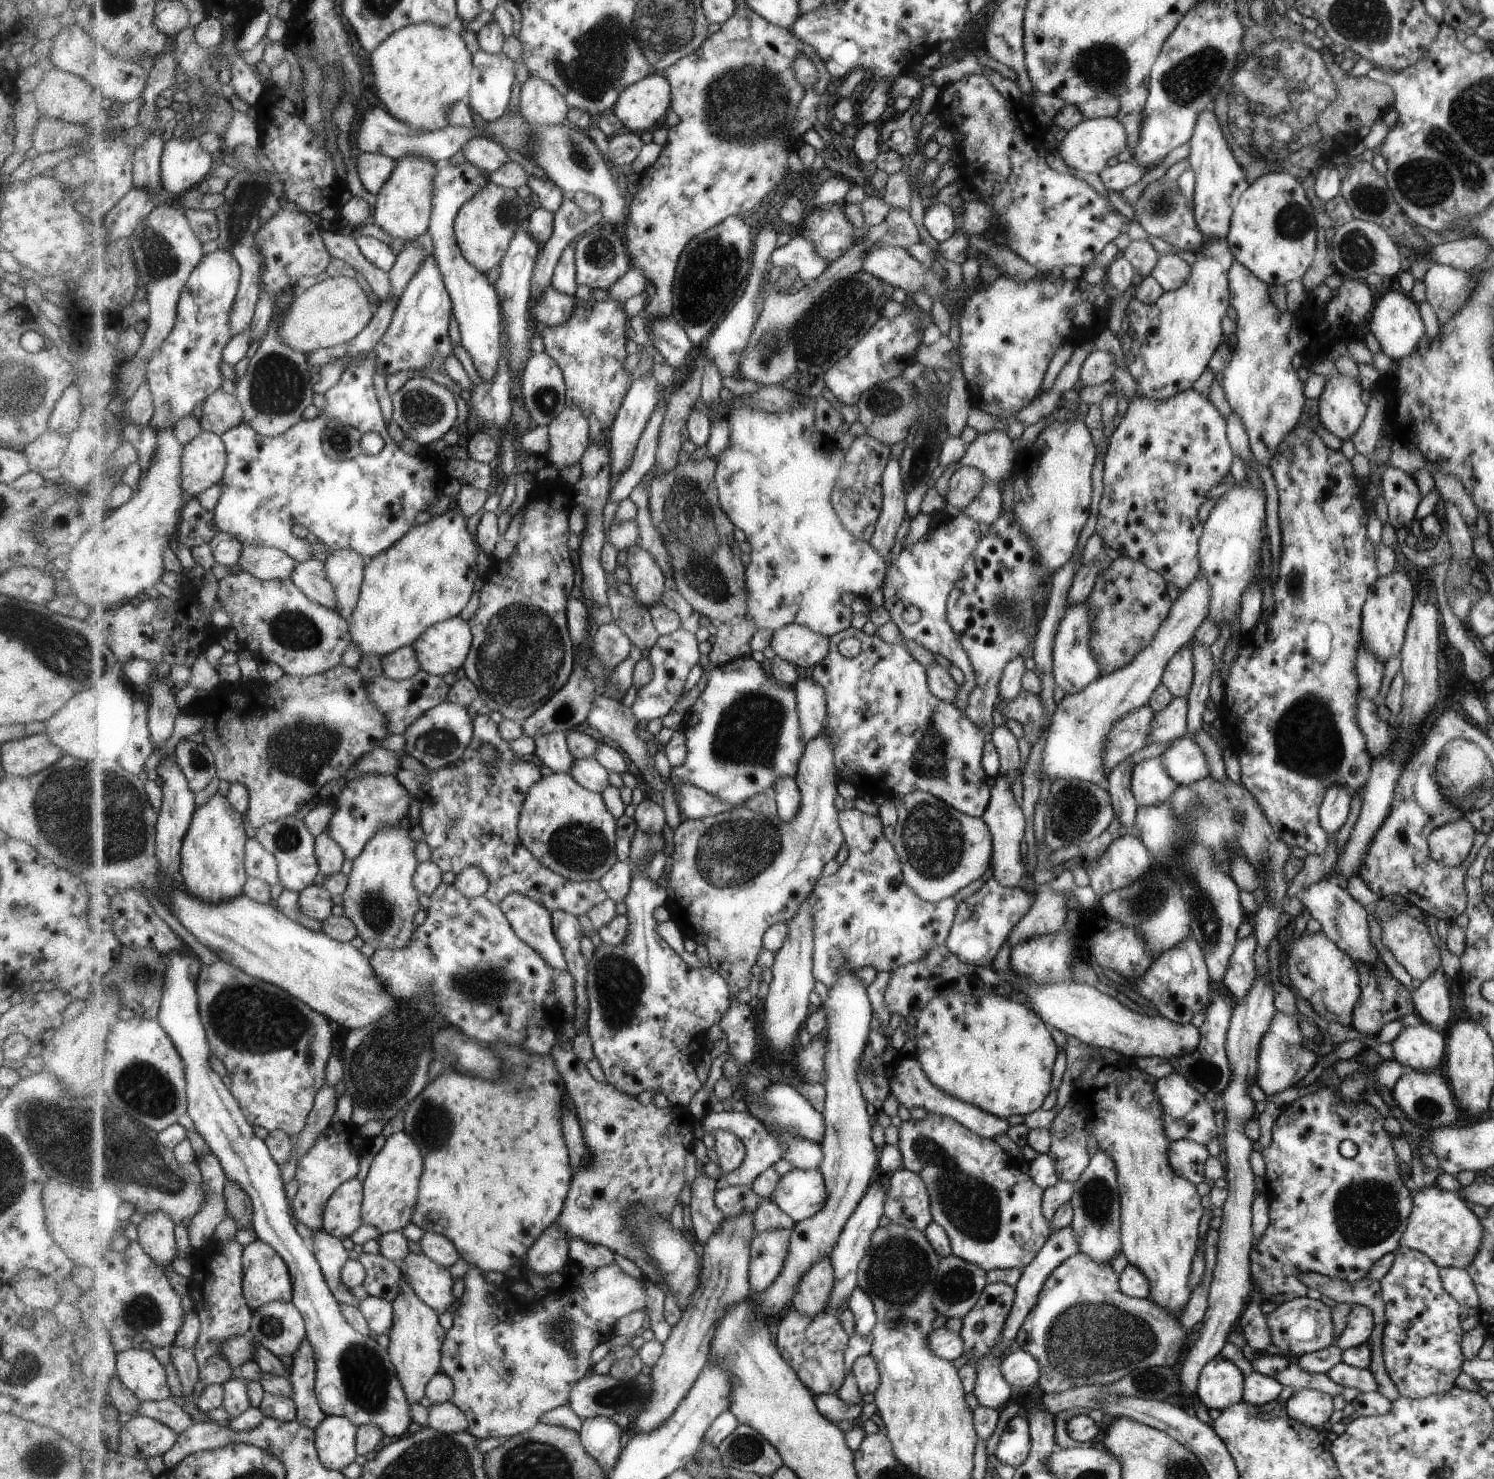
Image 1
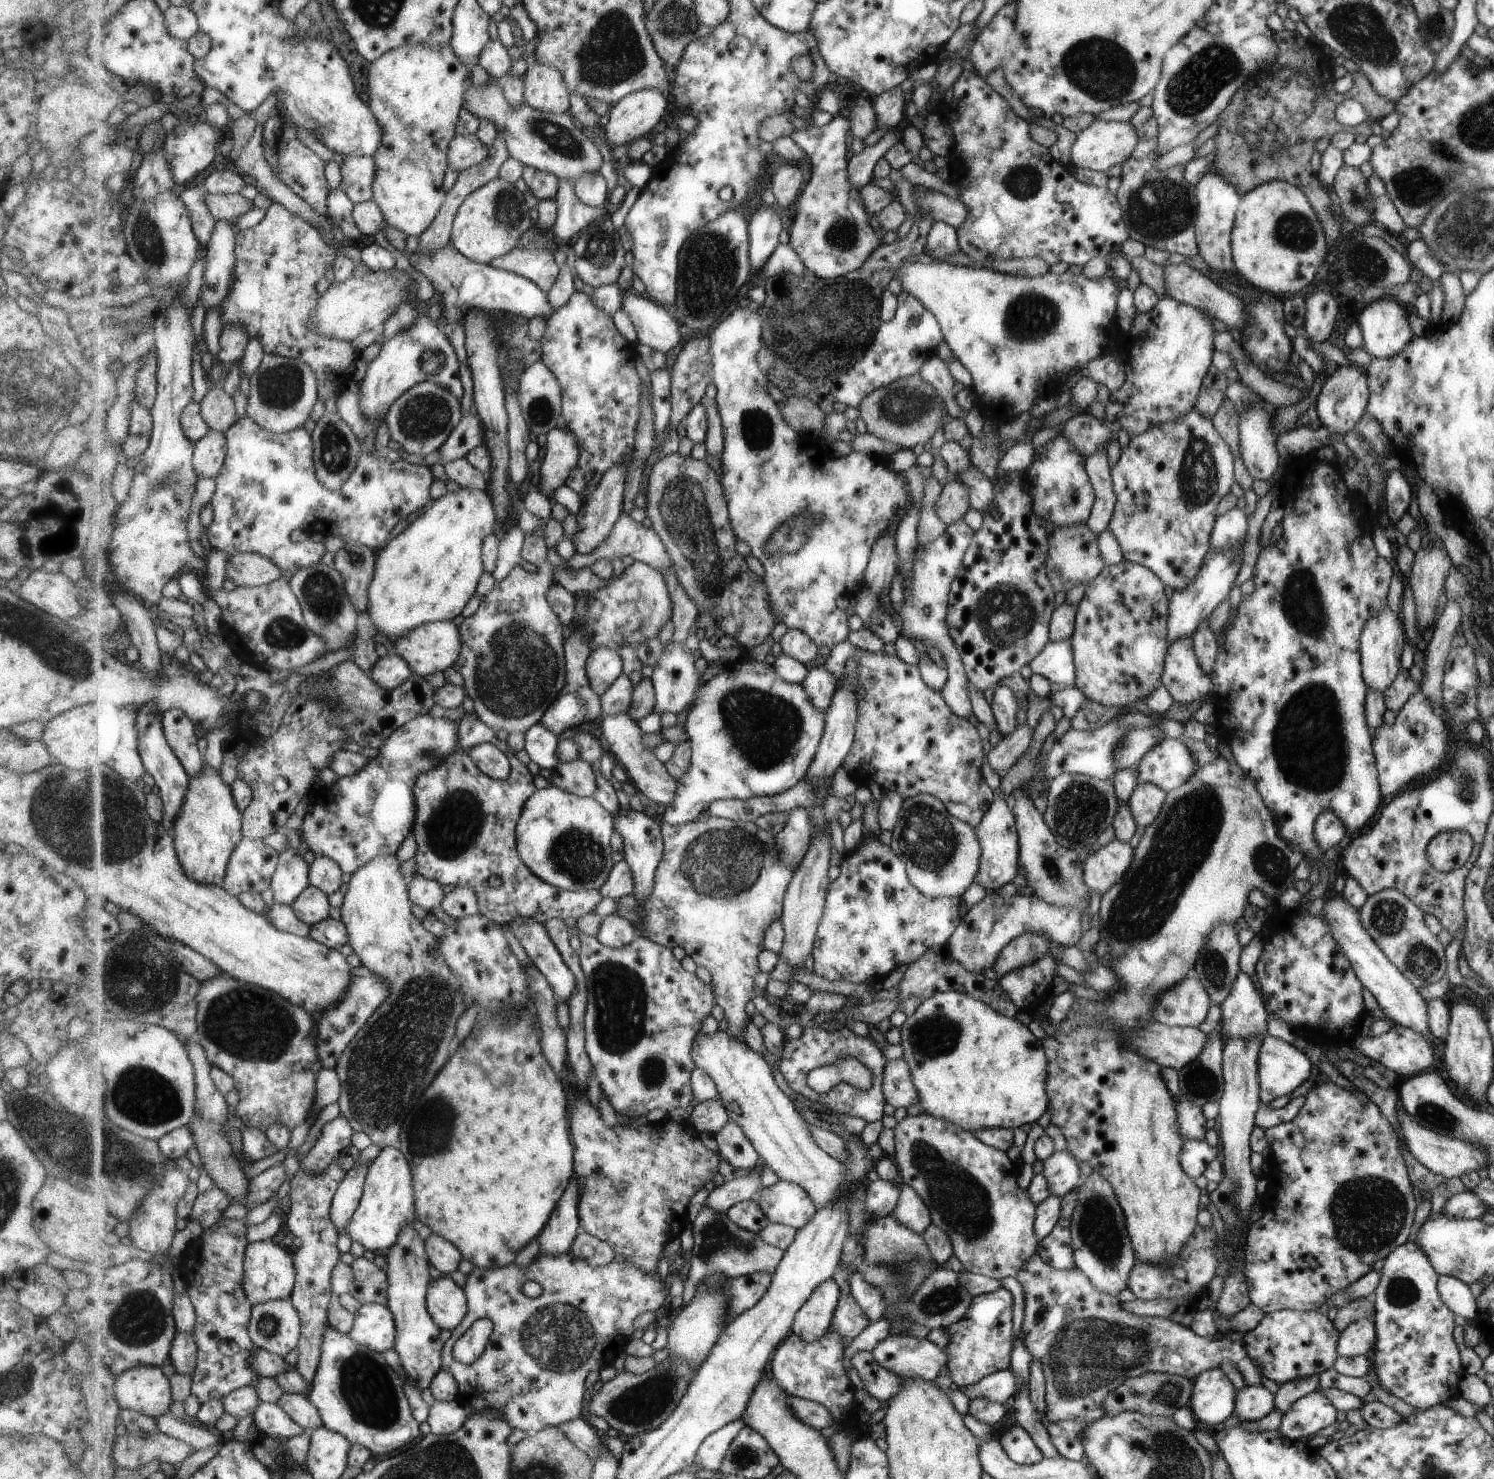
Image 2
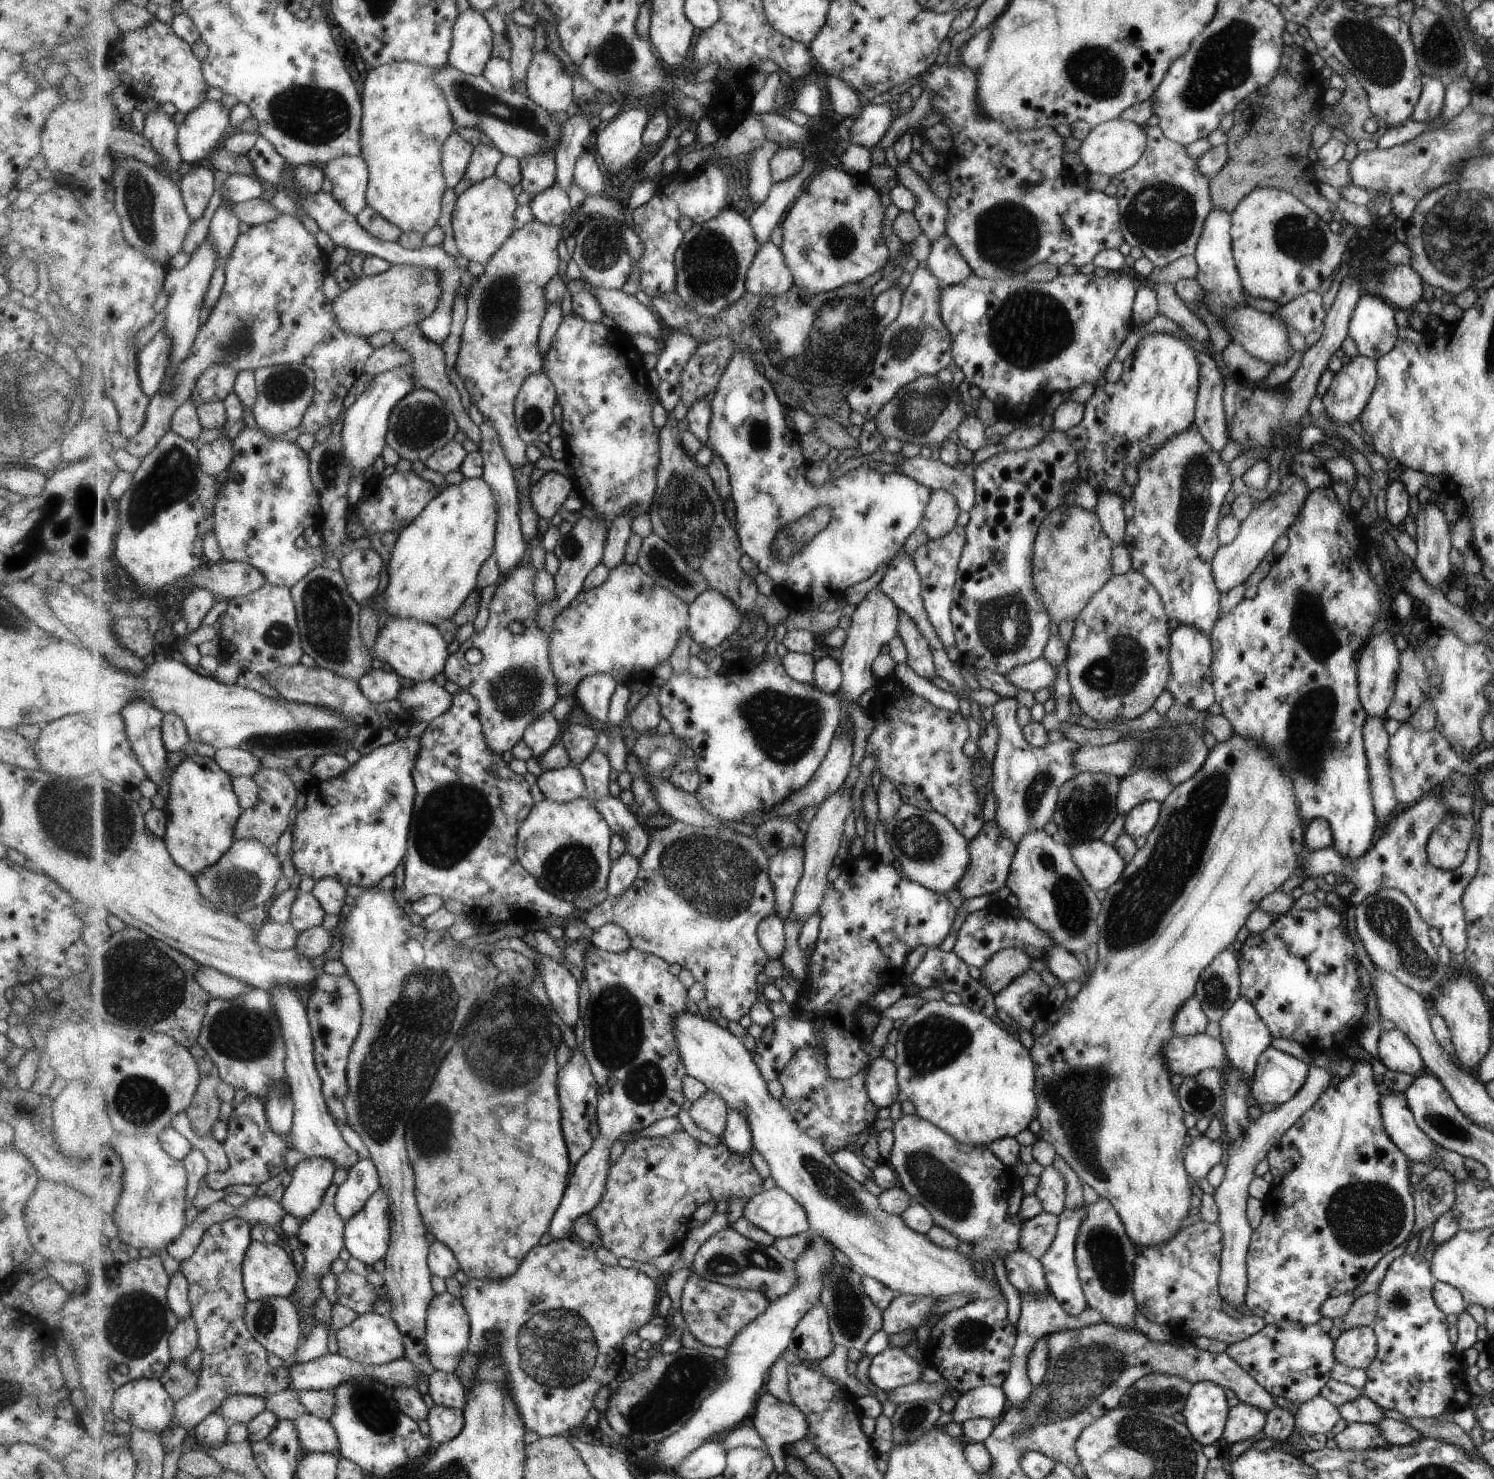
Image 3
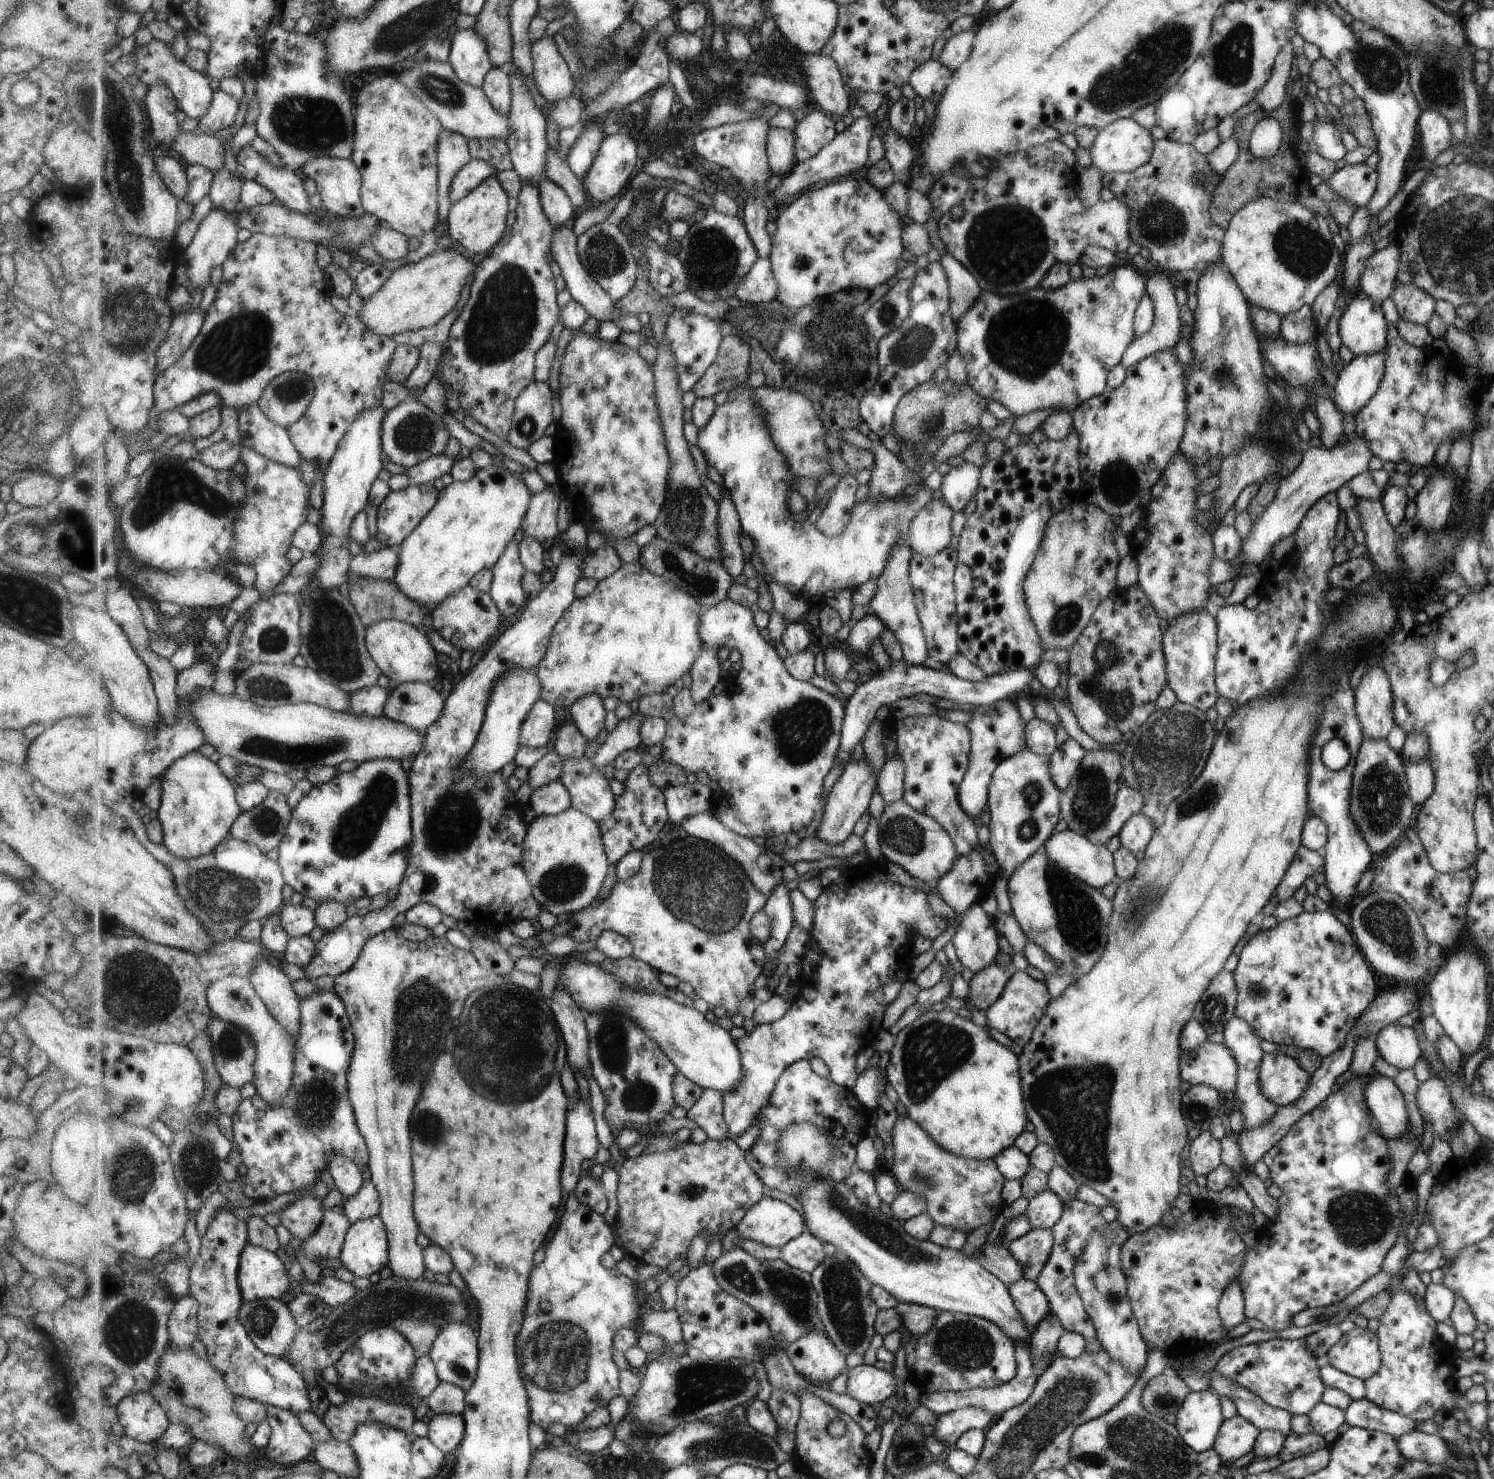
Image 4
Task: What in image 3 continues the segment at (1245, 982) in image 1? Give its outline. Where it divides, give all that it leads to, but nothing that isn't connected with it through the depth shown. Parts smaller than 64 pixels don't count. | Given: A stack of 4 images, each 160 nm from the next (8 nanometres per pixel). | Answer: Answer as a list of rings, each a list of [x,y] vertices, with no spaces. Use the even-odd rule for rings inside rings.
[[[1238,996],[1232,1002],[1232,1005],[1223,1014],[1218,1023],[1220,1026],[1218,1039],[1224,1045],[1224,1050],[1227,1052],[1228,1061],[1231,1062],[1232,1068],[1240,1071],[1245,1079],[1251,1080],[1259,1053],[1263,1052],[1263,1049],[1271,1044],[1272,1036],[1269,1029],[1256,1015],[1253,1004],[1241,996]]]

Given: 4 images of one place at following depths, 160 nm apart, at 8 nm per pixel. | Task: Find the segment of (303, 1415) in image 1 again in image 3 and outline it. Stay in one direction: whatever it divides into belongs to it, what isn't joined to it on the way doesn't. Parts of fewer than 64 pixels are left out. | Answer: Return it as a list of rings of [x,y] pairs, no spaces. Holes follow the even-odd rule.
[[[331,1185],[323,1197],[321,1206],[306,1221],[299,1224],[297,1239],[299,1240],[299,1249],[304,1256],[304,1268],[301,1273],[301,1282],[298,1284],[296,1295],[300,1298],[301,1312],[305,1326],[305,1333],[315,1326],[316,1318],[312,1313],[312,1306],[316,1305],[316,1300],[320,1300],[323,1290],[320,1287],[320,1278],[331,1270],[331,1264],[341,1256],[343,1248],[346,1248],[344,1234],[346,1231],[346,1222],[336,1209],[336,1194],[339,1187]]]

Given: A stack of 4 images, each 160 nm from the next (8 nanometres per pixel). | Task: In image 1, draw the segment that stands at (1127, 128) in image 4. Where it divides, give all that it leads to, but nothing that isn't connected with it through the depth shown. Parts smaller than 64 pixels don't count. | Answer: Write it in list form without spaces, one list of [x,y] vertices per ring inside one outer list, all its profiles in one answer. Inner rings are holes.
[[[1099,117],[1092,119],[1083,119],[1079,124],[1070,128],[1061,145],[1056,150],[1059,151],[1061,159],[1071,168],[1081,170],[1081,172],[1091,172],[1098,174],[1107,164],[1113,162],[1113,159],[1127,145],[1127,134],[1123,123],[1115,117]]]

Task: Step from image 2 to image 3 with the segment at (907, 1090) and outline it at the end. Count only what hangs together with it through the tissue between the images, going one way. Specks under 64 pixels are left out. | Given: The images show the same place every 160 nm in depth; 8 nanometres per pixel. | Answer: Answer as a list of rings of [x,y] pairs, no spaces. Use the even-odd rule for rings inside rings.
[[[884,1057],[873,1059],[866,1085],[869,1096],[880,1109],[888,1109],[895,1100],[901,1100],[895,1061]]]

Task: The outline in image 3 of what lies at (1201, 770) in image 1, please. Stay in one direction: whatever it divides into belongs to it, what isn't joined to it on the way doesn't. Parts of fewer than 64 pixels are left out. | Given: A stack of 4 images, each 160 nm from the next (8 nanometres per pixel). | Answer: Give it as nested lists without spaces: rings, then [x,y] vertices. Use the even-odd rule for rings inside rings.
[[[1137,769],[1131,775],[1123,776],[1118,782],[1116,810],[1123,818],[1136,805],[1154,800],[1163,802],[1172,792],[1172,783],[1164,773],[1148,769]]]

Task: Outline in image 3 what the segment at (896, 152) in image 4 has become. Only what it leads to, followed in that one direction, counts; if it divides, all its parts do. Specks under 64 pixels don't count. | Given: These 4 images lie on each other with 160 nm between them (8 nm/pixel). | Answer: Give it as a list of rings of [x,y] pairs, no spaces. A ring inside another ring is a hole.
[[[907,159],[897,162],[896,171],[898,182],[916,198],[916,206],[912,215],[918,222],[920,232],[924,233],[928,241],[932,243],[945,232],[945,217],[948,206],[941,204],[935,198],[923,178],[909,167]]]

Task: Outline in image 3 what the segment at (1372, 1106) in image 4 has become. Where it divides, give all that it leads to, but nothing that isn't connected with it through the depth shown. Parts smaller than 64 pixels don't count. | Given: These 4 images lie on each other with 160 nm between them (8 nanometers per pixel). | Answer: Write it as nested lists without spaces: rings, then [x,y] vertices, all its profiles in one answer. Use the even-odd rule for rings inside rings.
[[[1390,1091],[1380,1096],[1379,1110],[1388,1137],[1404,1151],[1414,1163],[1435,1161],[1440,1164],[1435,1153],[1439,1147],[1416,1125],[1403,1093]]]

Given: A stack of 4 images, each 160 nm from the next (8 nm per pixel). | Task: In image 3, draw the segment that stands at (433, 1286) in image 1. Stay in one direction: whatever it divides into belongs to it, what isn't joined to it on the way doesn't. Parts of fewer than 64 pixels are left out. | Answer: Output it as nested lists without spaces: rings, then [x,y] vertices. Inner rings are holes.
[[[446,1291],[436,1295],[428,1310],[428,1354],[437,1371],[456,1374],[465,1353],[468,1353],[471,1333],[470,1314],[462,1300]]]

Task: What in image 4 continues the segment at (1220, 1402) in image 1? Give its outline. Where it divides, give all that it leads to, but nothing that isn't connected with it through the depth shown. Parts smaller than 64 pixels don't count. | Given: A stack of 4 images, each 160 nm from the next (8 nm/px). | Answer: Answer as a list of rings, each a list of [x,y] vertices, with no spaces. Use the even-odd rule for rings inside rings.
[[[1210,1390],[1190,1391],[1176,1413],[1175,1427],[1197,1453],[1211,1449],[1224,1418],[1220,1396]]]

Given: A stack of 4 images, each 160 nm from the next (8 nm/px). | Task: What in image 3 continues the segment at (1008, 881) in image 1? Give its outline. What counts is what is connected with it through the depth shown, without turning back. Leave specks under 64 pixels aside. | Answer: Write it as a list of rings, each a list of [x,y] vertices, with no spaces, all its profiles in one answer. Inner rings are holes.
[[[994,820],[985,822],[980,832],[971,840],[968,840],[969,866],[960,878],[959,884],[955,886],[960,896],[967,899],[981,894],[991,895],[995,890],[1004,886],[1015,849],[1015,845],[997,829]]]

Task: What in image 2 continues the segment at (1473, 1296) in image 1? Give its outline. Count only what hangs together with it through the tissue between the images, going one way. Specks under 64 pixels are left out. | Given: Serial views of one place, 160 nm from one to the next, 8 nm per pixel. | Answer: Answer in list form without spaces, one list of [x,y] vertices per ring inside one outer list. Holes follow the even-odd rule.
[[[1439,1276],[1436,1282],[1436,1290],[1441,1300],[1453,1314],[1463,1316],[1463,1318],[1472,1321],[1477,1314],[1476,1299],[1471,1296],[1469,1287],[1459,1279]]]

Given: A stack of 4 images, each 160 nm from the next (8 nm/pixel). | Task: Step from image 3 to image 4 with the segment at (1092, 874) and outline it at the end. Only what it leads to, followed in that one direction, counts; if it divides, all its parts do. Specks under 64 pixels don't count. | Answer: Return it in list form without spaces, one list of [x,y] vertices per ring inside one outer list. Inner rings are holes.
[[[1071,830],[1055,832],[1042,846],[1045,854],[1051,858],[1051,862],[1055,862],[1057,866],[1061,866],[1063,870],[1067,870],[1070,874],[1079,878],[1082,883],[1087,883],[1093,889],[1100,890],[1113,880],[1113,876],[1116,876],[1112,852],[1105,847],[1105,844],[1089,842],[1086,837],[1077,835]]]

